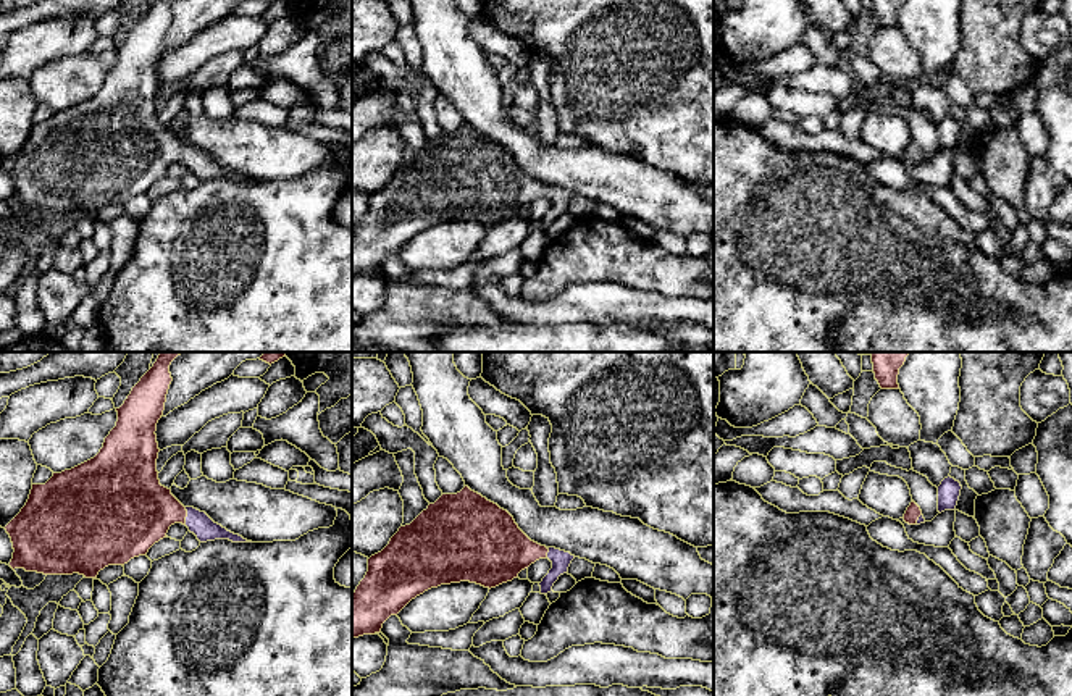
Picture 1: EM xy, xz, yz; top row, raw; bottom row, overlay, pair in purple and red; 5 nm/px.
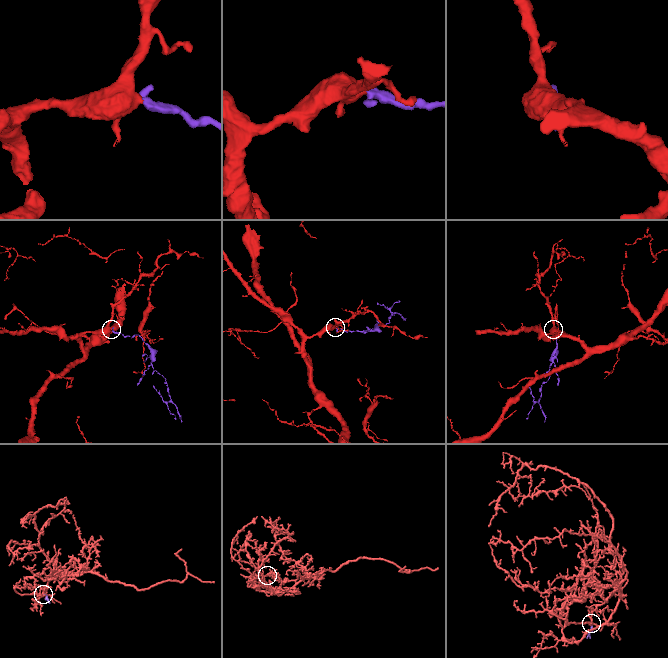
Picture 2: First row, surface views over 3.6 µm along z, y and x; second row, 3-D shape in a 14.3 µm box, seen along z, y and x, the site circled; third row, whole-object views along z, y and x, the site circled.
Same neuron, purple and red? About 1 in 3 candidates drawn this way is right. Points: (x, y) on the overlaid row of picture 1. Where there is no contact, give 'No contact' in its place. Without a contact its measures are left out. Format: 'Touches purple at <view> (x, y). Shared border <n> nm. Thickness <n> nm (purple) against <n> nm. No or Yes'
Touches purple at xy (188, 515). Shared border 90 nm. Thickness 120 nm (purple) against 360 nm. Yes

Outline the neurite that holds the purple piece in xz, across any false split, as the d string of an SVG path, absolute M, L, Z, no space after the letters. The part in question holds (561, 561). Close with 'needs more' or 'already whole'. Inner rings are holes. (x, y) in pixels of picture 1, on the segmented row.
M468 486L457 494L442 494L410 525L400 526L381 552L368 559L368 572L352 594L352 639L379 633L391 615L397 615L431 588L470 581L491 589L512 581L521 570L546 557L552 568L539 583L541 594L552 591L575 556L531 541L507 510Z | needs more

